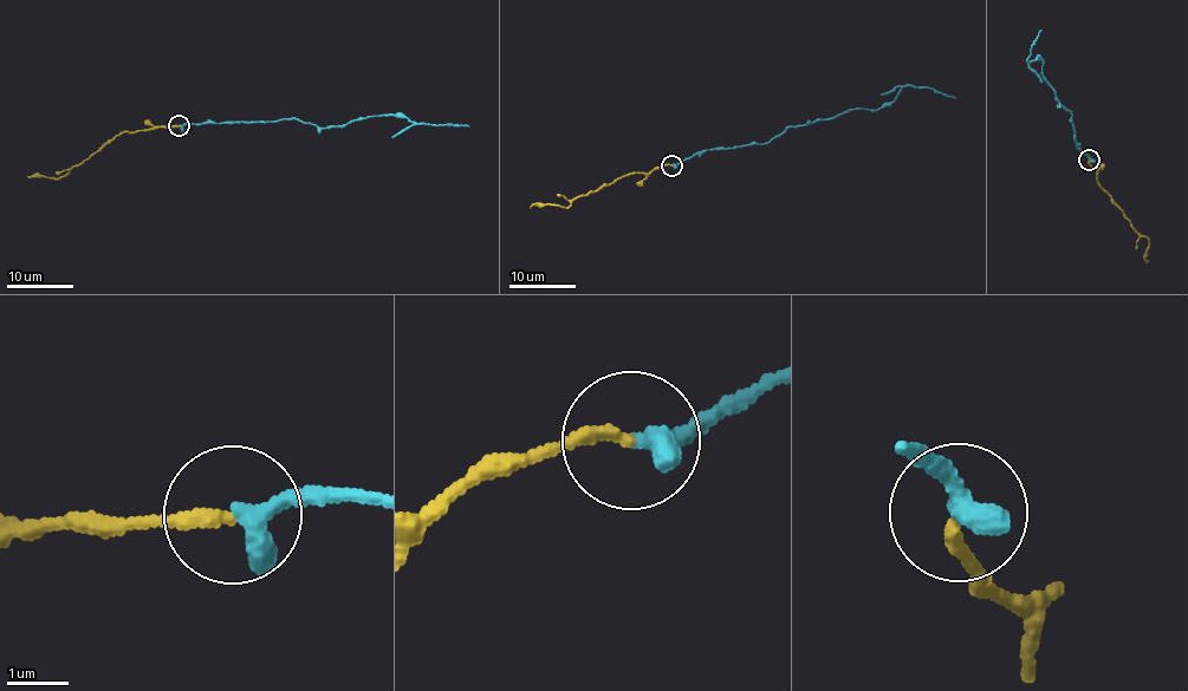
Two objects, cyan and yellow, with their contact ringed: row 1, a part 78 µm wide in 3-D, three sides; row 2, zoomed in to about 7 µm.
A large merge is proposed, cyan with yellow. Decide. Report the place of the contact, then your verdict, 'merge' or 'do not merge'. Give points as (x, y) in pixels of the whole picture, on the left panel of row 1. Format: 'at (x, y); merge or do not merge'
at (179, 125); merge

